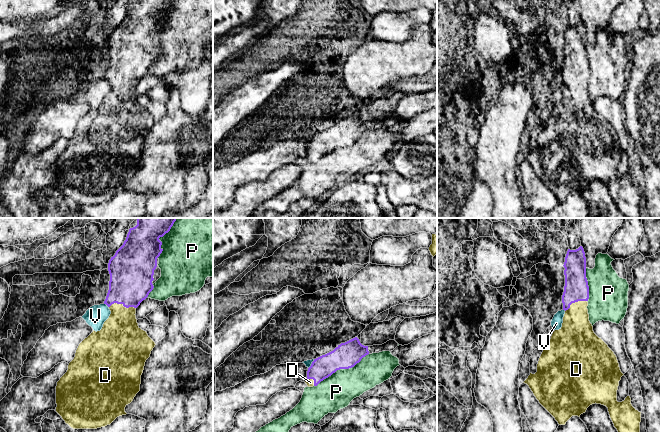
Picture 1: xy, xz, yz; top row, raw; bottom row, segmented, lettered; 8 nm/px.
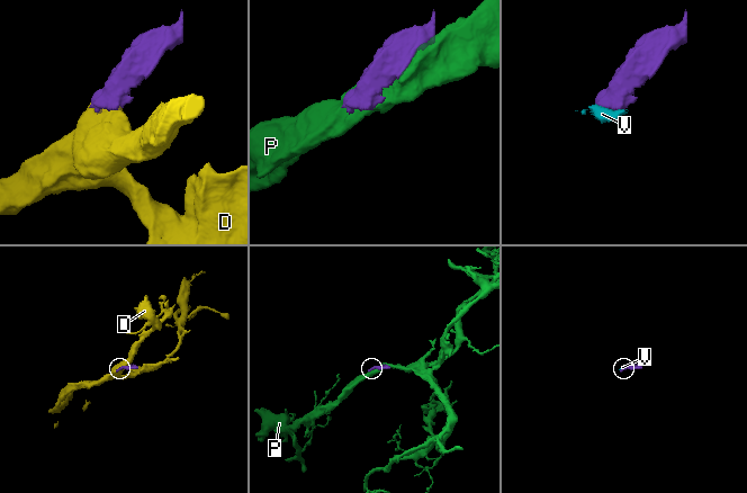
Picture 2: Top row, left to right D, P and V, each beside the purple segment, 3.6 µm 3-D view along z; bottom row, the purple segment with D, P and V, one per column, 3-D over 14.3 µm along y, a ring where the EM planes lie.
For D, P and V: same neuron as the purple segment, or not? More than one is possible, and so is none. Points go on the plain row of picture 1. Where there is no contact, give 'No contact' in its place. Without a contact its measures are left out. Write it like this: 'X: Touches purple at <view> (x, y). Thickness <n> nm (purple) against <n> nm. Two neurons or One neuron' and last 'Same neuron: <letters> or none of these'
D: Touches purple at xy (122, 79). Thickness 360 nm (purple) against 320 nm. One neuron
P: Touches purple at xz (341, 144). Thickness 200 nm (purple) against 280 nm. Two neurons
V: Touches purple at xy (106, 80). Thickness 320 nm (purple) against 170 nm. Two neurons
Same neuron: D

